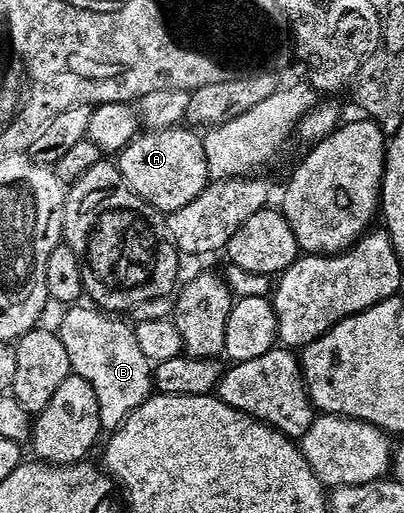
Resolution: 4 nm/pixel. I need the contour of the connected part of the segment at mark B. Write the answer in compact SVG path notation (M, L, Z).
M76 304L65 309L68 311L60 318L58 333L62 345L66 347L66 356L70 356L72 373L82 376L82 380L94 388L94 396L98 396L100 425L105 431L111 432L130 411L152 397L154 366L146 356L142 356L136 331L131 325L127 326L116 319L119 317L109 316L91 305L84 305Z

